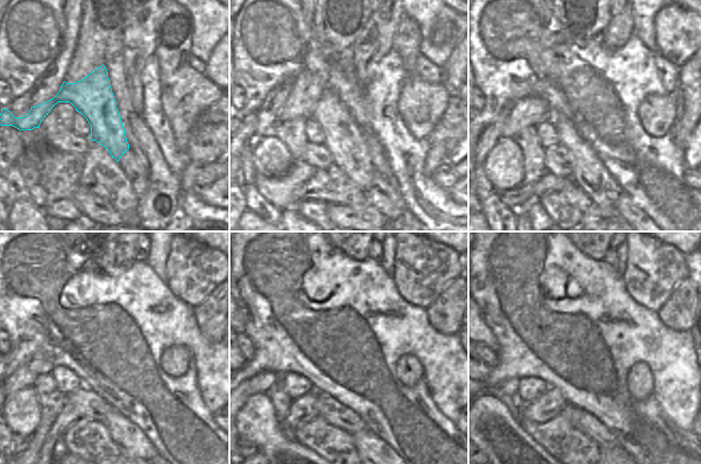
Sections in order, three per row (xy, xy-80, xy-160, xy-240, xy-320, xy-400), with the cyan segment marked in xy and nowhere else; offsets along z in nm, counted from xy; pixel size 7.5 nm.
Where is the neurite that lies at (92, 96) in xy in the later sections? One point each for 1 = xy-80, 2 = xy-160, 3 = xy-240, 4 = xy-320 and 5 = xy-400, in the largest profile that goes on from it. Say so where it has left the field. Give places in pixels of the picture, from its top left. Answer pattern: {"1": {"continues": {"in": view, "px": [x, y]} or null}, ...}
{"1": {"continues": {"in": "xy-80", "px": [346, 141]}}, "2": {"continues": {"in": "xy-160", "px": [589, 173]}}, "3": {"continues": {"in": "xy-240", "px": [131, 443]}}, "4": {"continues": {"in": "xy-320", "px": [370, 448]}}, "5": {"continues": {"in": "xy-400", "px": [618, 448]}}}

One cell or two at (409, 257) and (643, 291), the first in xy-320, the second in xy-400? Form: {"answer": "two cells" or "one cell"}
{"answer": "one cell"}

